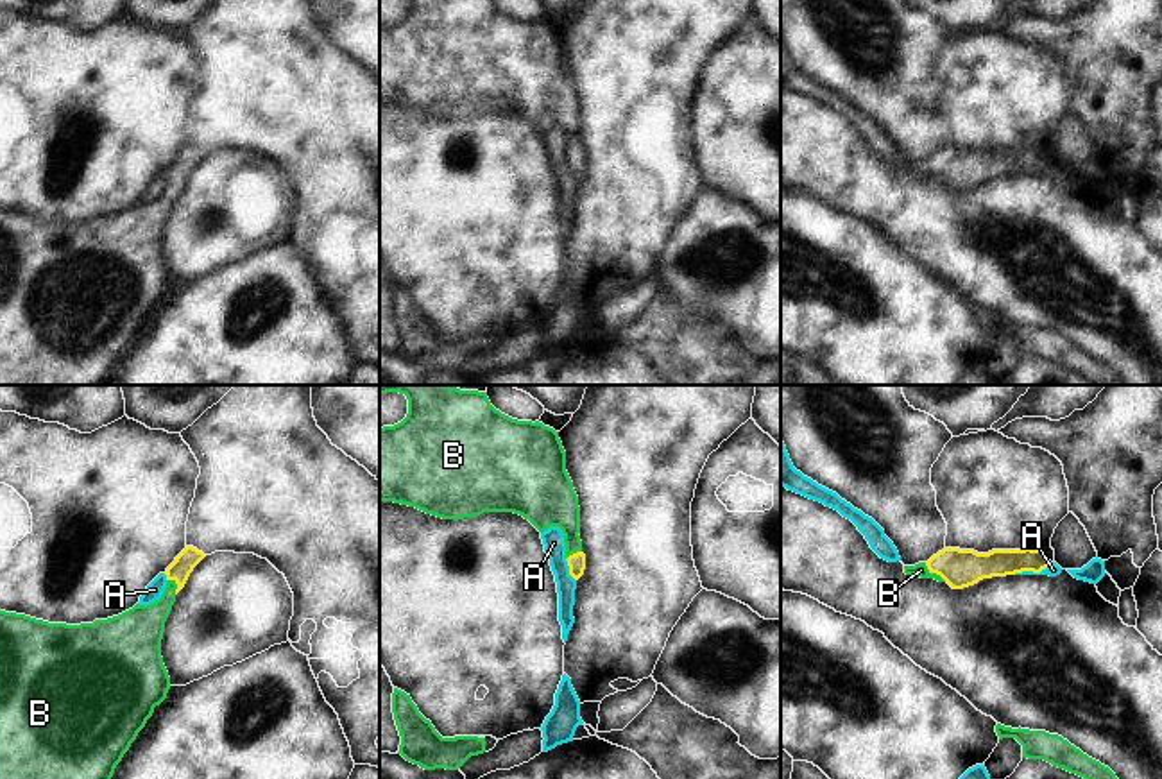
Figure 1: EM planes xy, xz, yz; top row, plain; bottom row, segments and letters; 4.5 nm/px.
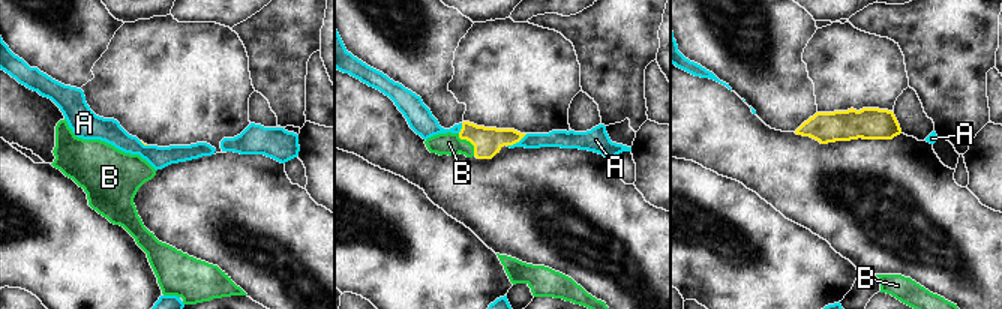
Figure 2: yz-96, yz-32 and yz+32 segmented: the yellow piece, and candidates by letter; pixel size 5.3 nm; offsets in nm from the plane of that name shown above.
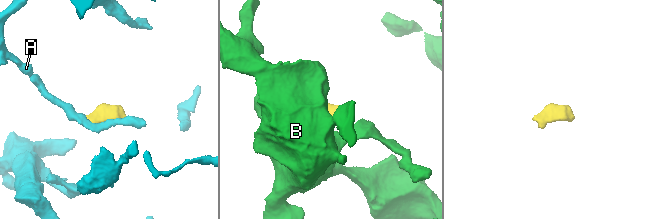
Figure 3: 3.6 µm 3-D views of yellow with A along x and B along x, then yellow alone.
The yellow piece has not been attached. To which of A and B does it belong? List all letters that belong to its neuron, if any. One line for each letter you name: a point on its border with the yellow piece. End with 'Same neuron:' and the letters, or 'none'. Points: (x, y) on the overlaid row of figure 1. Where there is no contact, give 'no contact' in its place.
B: meets yellow in yz at (935, 572)
Same neuron: B

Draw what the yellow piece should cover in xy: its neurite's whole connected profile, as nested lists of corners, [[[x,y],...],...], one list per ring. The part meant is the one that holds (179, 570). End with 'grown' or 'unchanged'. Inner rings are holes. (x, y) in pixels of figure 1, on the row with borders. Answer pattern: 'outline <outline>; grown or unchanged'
outline [[[186,546],[167,568],[159,600],[93,623],[48,623],[0,611],[0,779],[111,779],[116,765],[170,689],[161,657],[165,621],[193,568],[206,555]]]; grown

